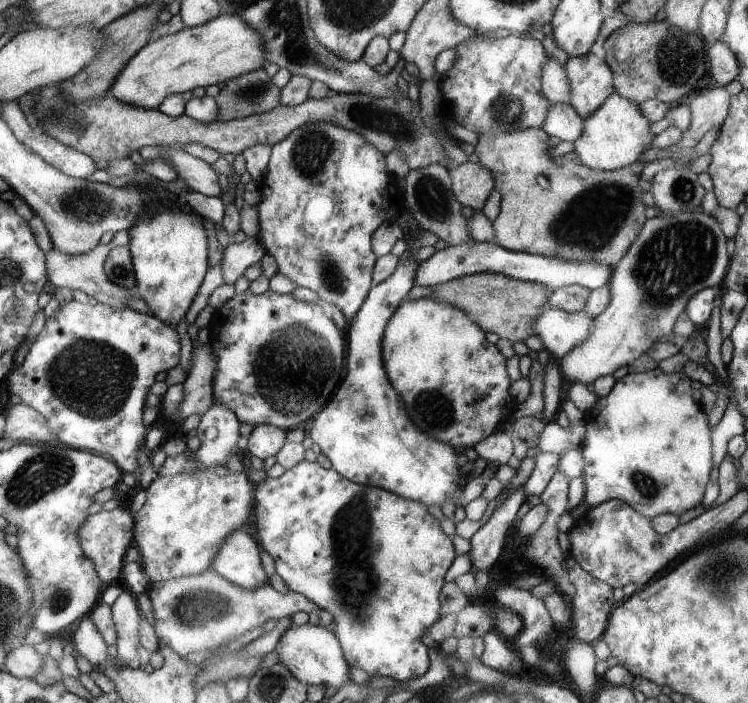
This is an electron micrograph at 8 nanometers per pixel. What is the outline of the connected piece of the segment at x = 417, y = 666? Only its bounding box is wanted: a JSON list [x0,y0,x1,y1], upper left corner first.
[256,460,456,683]

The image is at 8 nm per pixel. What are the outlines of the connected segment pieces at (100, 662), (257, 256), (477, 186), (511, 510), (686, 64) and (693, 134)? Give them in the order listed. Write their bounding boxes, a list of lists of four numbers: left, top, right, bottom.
[[72,616,112,670],[222,237,266,285],[449,163,495,211],[468,487,526,574],[604,20,706,106],[670,87,731,147]]

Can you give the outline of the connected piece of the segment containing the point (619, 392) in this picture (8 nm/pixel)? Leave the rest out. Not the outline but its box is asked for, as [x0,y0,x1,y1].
[581,368,712,520]

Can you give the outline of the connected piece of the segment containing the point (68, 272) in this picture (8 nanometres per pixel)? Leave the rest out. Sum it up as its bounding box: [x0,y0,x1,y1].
[47,230,135,309]

